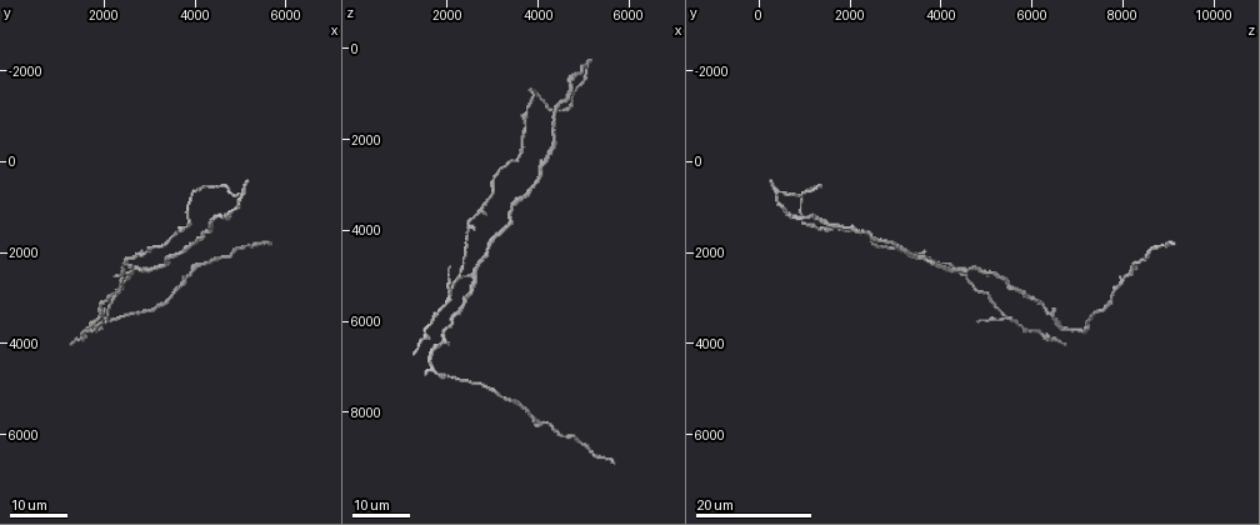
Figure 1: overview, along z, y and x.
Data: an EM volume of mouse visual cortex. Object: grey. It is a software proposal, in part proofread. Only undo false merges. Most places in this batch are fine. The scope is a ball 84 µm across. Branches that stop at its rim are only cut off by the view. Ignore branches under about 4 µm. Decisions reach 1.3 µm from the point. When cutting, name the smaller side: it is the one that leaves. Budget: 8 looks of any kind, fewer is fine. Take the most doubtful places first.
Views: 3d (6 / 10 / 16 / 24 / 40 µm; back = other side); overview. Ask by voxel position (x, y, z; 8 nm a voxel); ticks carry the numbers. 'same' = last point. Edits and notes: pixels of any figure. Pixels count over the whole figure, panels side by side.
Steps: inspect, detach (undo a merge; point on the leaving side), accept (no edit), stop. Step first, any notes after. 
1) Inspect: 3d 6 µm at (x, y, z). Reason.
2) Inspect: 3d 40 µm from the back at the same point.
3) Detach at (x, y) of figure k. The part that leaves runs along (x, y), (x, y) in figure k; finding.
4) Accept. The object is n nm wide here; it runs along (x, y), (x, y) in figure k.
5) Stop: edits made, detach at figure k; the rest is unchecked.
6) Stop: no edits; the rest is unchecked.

Inspect: 3d 24 µm at (2050, 3400, 5500). Three arms meet.

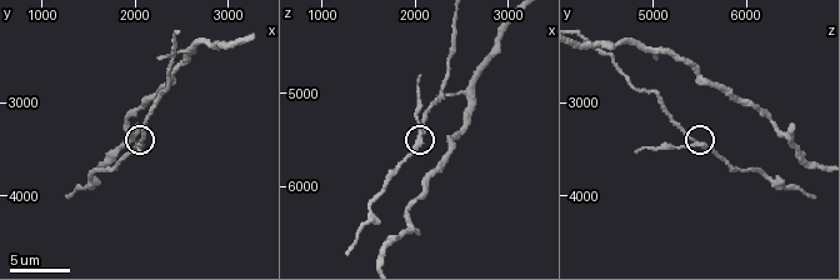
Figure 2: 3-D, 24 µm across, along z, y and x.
Inspect: 3d 10 µm at (2050, 3450, 5450).

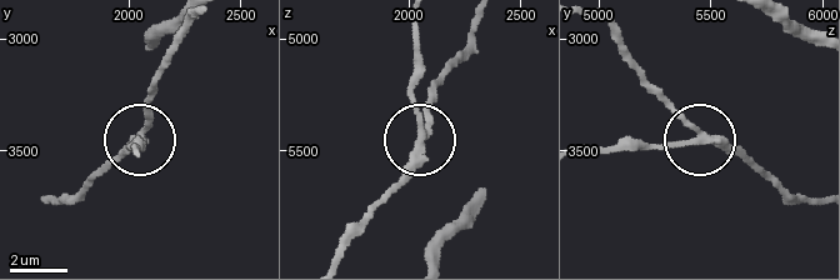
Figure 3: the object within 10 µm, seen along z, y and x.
Detach at (418, 105) of figure 3. The part that leaves runs along (423, 148), (416, 21) in figure 3; two cells meet here.

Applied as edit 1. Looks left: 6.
Inspect: 3d 16 µm at (2400, 2300, 3950). Two arms in line, one across.

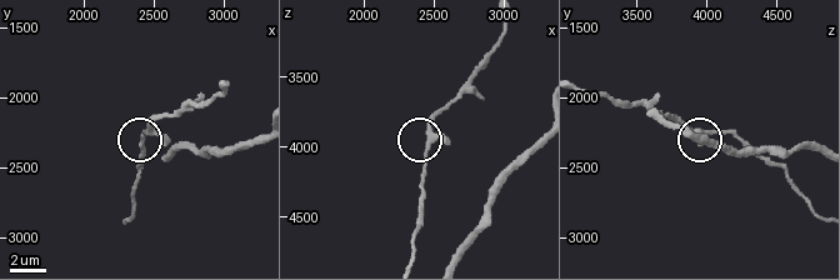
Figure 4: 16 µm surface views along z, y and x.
Inspect: 3d 10 µm at (2480, 2240, 3960).

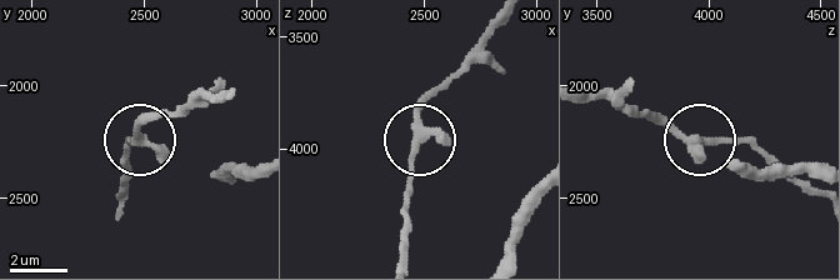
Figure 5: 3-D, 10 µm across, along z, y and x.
Accept. 3 arms meet here; it runs along (499, 25), (423, 111), (408, 203) in figure 5; all the same cell.

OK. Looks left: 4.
Inspect: 3d 24 µm at (3800, 1500, 1350). Thick turns thin.

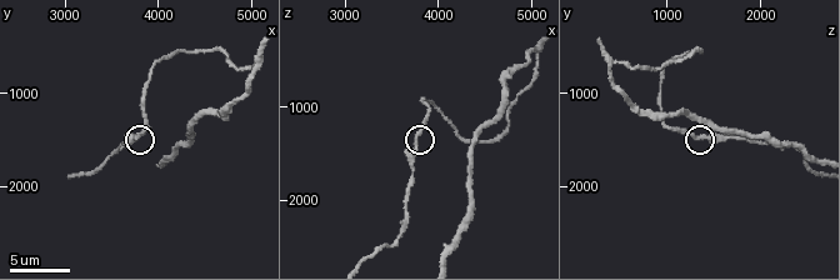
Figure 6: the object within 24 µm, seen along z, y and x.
Inspect: 3d 6 µm at (3750, 1450, 1300). Closer look.

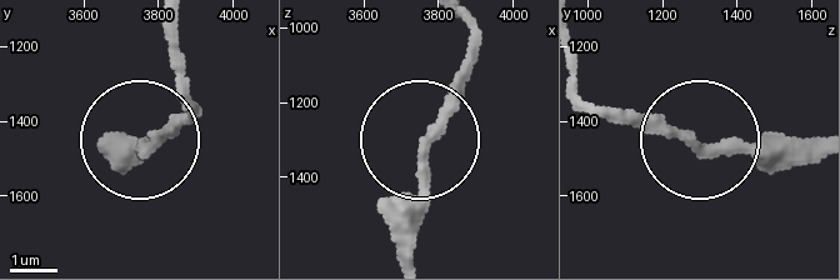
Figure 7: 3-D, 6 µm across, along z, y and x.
Inspect: 3d 6 µm from the back at (3760, 1480, 1330).

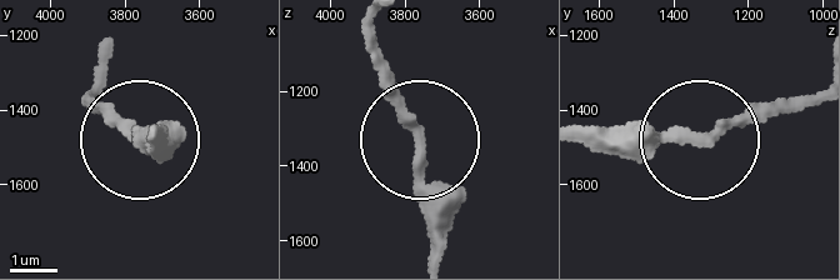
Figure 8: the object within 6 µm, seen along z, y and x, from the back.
Accept. One cell here.

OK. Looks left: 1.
Stop: edits made, detach at figure 3; the rest is unchecked.

